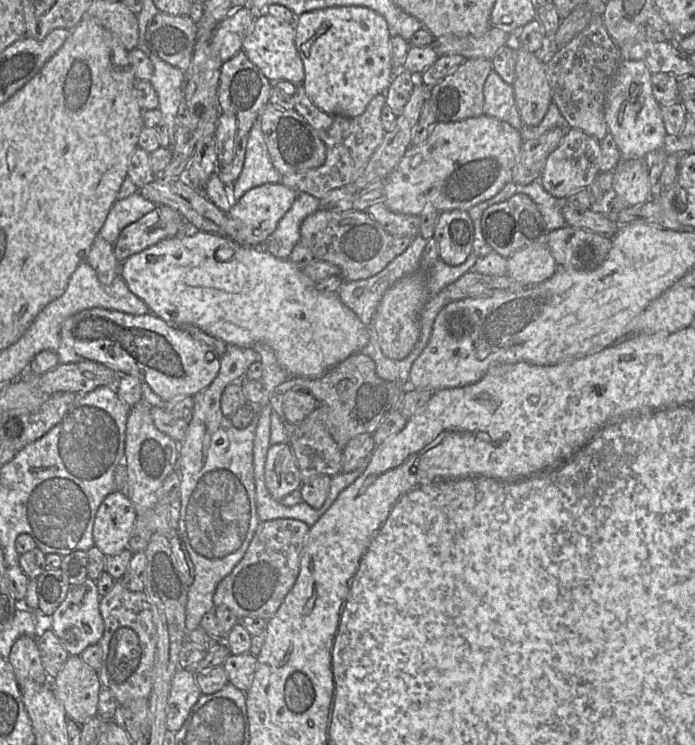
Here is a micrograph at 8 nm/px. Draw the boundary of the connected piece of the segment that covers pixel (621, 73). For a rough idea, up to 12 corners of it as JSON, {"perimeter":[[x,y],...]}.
{"perimeter":[[623,60],[604,101],[622,160],[644,159],[667,135],[652,73]]}

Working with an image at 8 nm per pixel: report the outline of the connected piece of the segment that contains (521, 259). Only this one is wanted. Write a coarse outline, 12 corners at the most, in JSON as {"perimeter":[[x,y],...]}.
{"perimeter":[[545,245],[507,258],[507,273],[519,283],[537,284],[559,266]]}

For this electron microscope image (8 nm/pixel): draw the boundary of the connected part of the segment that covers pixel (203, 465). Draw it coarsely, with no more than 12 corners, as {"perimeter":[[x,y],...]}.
{"perimeter":[[227,345],[179,443],[175,530],[193,584],[186,629],[260,524],[258,420],[221,411],[259,355]]}

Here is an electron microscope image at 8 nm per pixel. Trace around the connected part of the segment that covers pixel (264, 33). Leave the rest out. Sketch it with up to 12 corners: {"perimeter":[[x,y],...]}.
{"perimeter":[[259,13],[242,51],[270,81],[301,85],[295,26]]}

